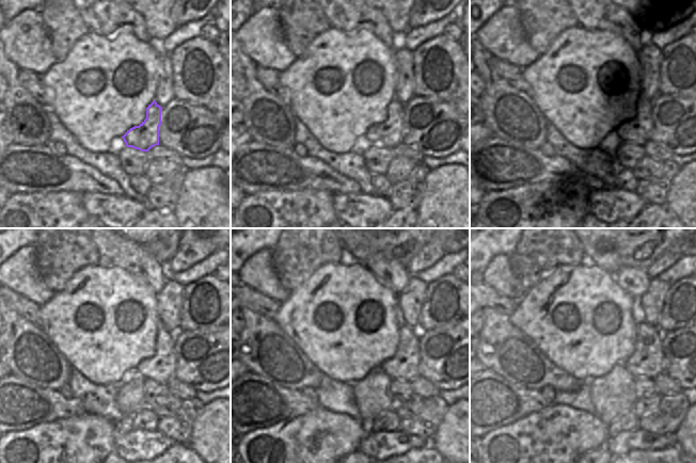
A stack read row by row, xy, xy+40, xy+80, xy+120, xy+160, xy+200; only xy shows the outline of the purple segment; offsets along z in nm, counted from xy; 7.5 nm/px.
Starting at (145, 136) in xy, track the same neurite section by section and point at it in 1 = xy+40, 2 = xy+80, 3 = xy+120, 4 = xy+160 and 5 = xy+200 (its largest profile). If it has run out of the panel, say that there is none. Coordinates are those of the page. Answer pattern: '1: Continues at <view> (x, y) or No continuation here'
1: Continues at xy+40 (389, 133)
2: Continues at xy+80 (636, 130)
3: Continues at xy+120 (160, 367)
4: Continues at xy+160 (402, 365)
5: Continues at xy+200 (647, 361).

